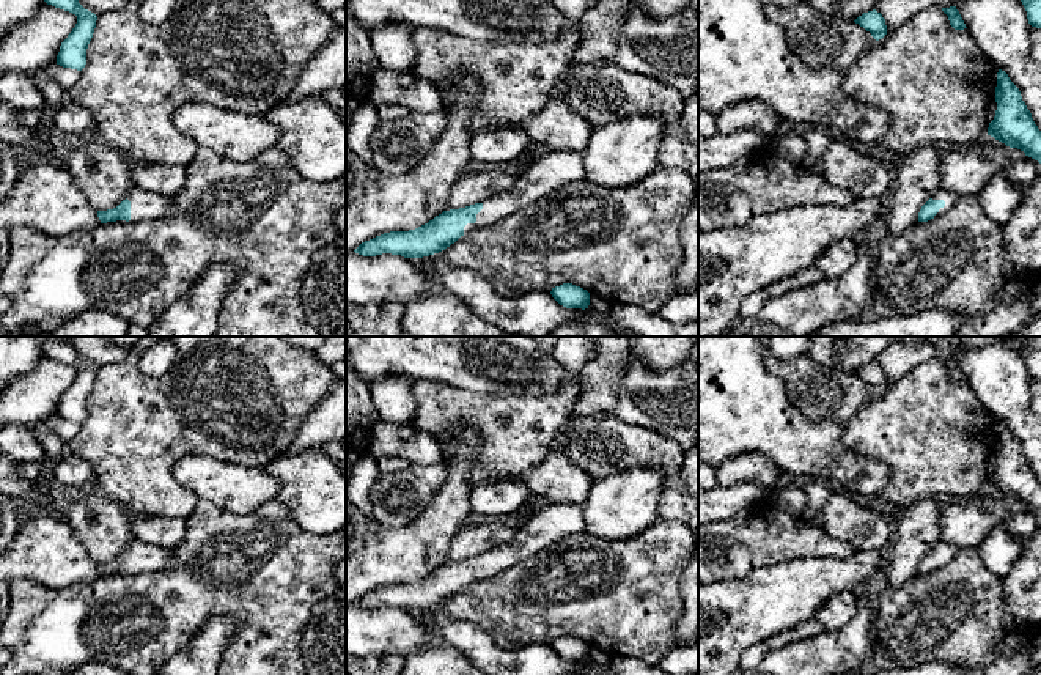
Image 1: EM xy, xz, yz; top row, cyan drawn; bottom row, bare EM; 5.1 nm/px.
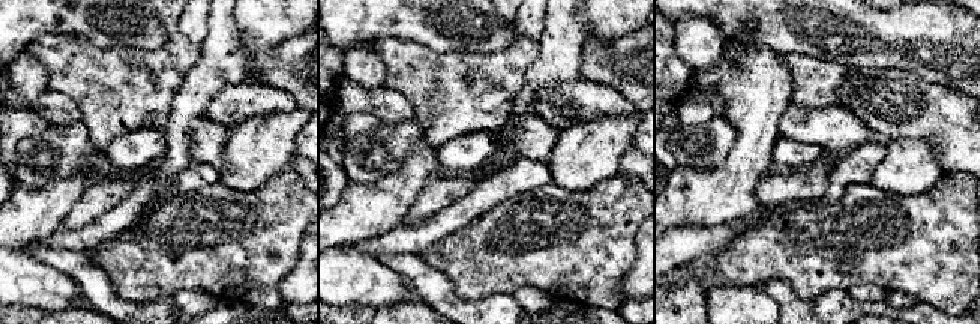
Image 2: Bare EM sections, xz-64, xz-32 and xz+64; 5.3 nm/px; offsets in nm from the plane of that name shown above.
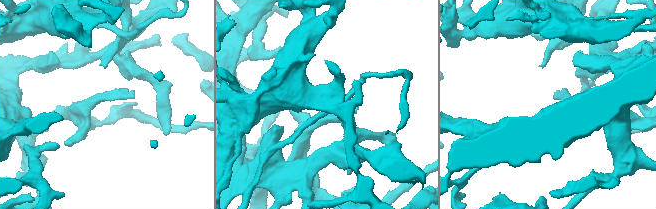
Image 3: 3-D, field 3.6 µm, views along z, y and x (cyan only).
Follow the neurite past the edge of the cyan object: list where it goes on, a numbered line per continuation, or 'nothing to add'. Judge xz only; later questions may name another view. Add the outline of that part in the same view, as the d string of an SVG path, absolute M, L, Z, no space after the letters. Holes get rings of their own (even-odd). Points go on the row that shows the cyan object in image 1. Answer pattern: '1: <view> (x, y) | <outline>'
1: xz (554, 169) | M549 149L519 170L516 184L495 197L483 200L475 223L464 227L464 236L492 225L503 217L535 203L558 187L583 179L583 157L579 151Z

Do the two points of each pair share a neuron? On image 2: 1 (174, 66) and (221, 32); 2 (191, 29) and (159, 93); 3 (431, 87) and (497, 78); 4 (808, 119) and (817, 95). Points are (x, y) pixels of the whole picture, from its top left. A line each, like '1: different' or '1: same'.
1: different
2: different
3: same
4: different

